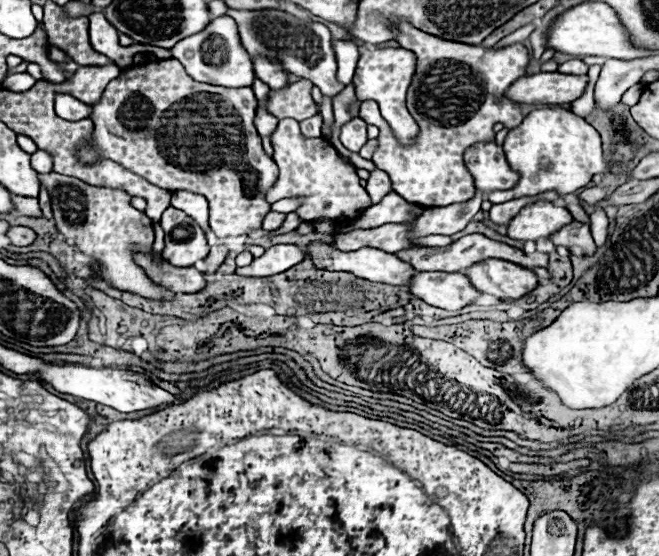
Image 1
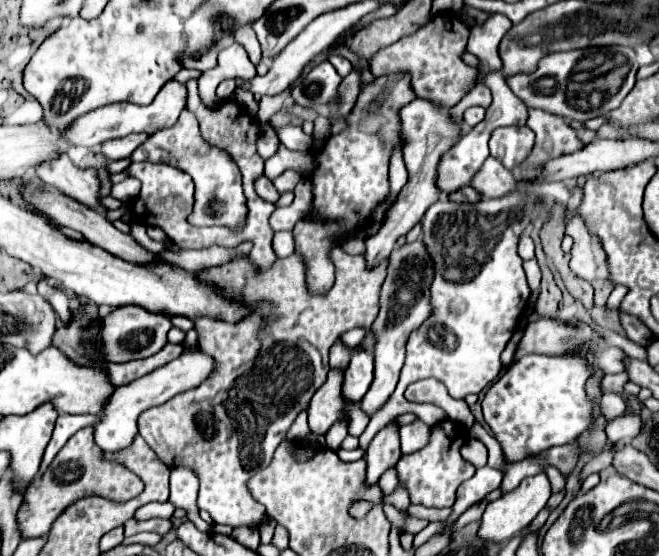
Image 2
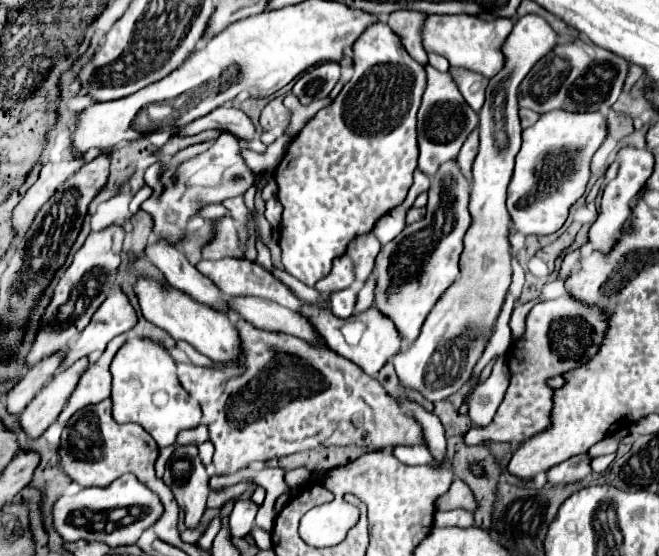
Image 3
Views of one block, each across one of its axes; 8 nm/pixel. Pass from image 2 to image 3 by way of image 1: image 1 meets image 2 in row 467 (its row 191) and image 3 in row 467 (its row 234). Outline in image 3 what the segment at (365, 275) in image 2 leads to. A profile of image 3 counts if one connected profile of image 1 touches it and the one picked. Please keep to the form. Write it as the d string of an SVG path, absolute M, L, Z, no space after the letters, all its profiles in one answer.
M238 320L236 328L244 350L236 366L216 364L216 368L198 368L178 364L178 380L202 408L202 424L208 426L210 442L216 448L214 466L218 472L240 470L252 462L266 462L294 452L326 446L358 444L376 450L392 450L396 446L424 444L422 426L400 410L384 386L374 376L366 376L366 372L350 360L338 356L334 350L314 348L308 342L284 332L258 330L246 320Z

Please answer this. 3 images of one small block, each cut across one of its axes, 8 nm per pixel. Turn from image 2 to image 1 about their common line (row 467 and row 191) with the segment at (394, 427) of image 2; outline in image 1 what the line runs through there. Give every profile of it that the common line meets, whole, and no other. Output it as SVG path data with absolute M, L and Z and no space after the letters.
M374 170L374 172L370 172L366 190L368 190L370 198L372 198L372 204L378 204L388 192L392 192L390 176L386 176L386 172L382 172L382 170Z

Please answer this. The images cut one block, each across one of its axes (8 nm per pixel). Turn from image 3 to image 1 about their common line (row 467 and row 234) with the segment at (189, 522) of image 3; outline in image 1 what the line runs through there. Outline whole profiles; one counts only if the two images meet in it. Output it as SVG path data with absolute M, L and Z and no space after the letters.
M170 206L162 214L160 224L166 232L166 246L162 250L162 258L166 262L178 268L188 268L208 256L210 248L204 232L184 212Z

